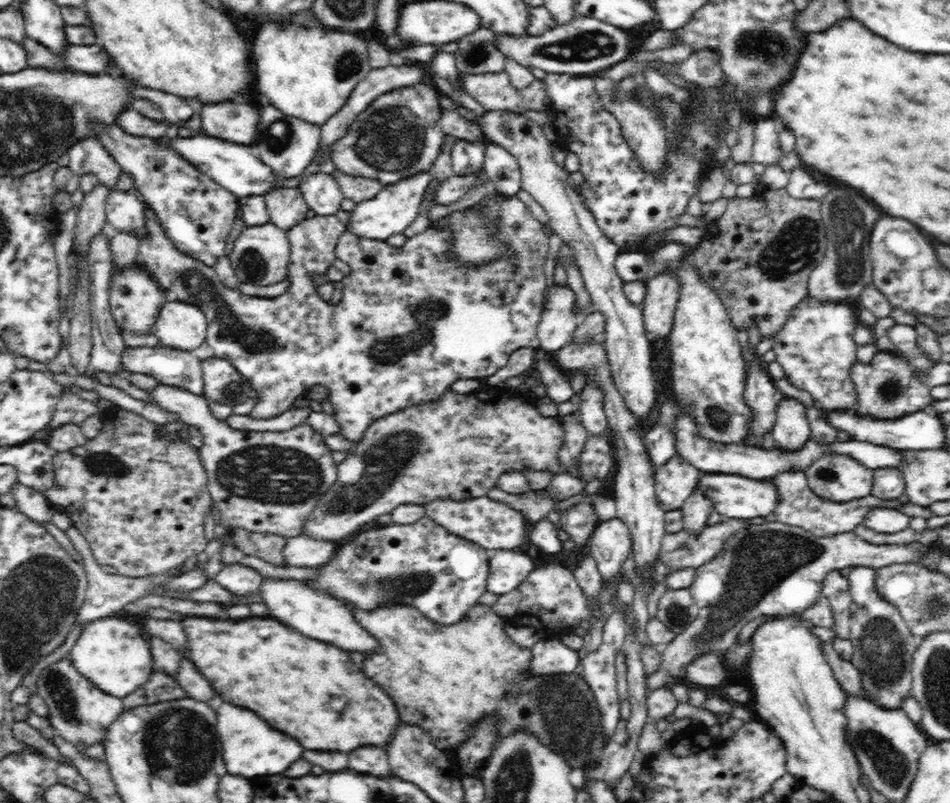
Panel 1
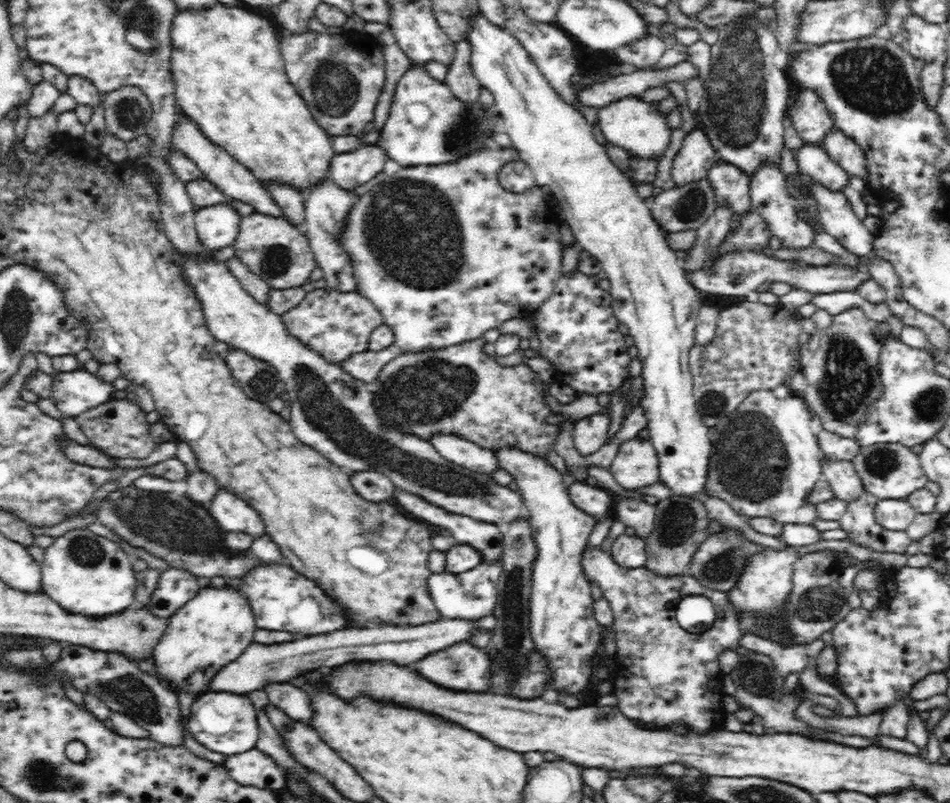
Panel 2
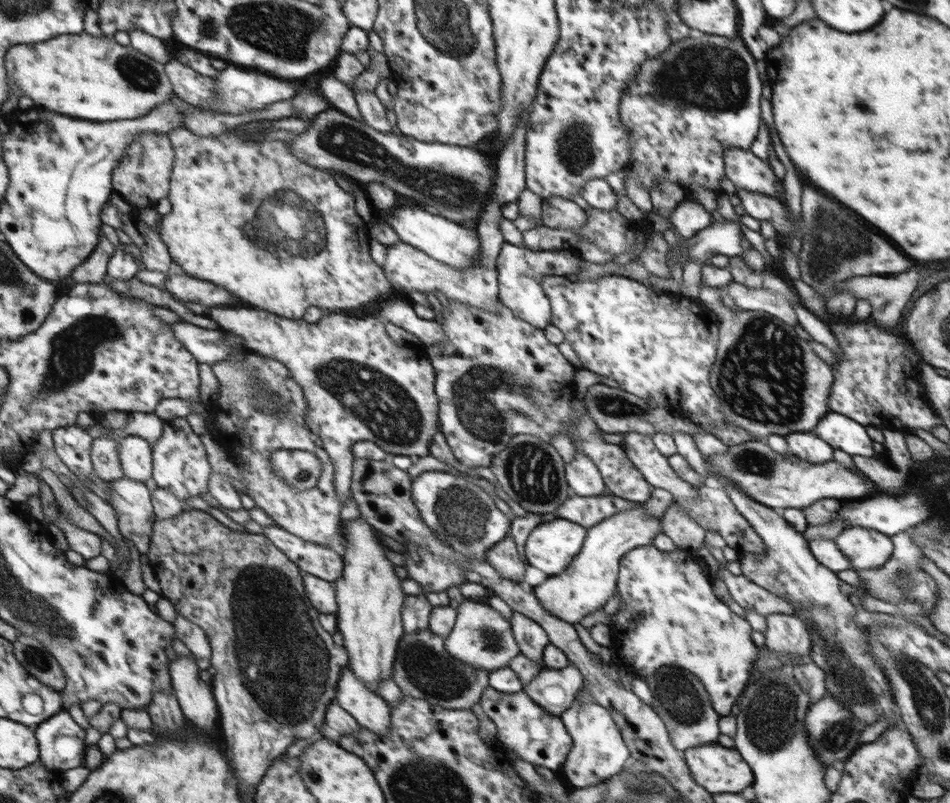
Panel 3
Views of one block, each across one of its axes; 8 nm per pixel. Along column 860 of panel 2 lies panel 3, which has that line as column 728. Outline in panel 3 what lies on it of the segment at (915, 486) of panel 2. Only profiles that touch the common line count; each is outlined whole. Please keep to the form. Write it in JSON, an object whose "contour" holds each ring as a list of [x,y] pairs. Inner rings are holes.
{"contour":[[[749,440],[732,445],[722,454],[707,455],[706,459],[719,474],[727,476],[742,493],[774,510],[787,508],[804,510],[822,499],[836,498],[842,502],[858,501],[878,493],[874,482],[862,479],[852,469],[846,469],[838,462],[828,464],[804,464],[792,454],[782,455],[773,451],[765,440]],[[790,456],[790,460],[788,460]],[[790,462],[790,464],[788,464]],[[790,490],[790,492],[788,492]]]}

